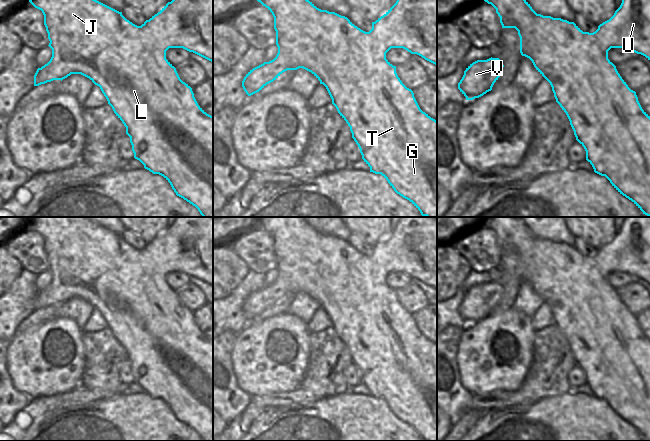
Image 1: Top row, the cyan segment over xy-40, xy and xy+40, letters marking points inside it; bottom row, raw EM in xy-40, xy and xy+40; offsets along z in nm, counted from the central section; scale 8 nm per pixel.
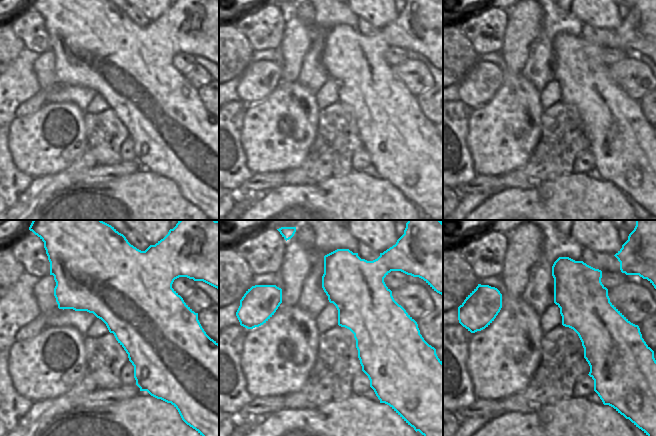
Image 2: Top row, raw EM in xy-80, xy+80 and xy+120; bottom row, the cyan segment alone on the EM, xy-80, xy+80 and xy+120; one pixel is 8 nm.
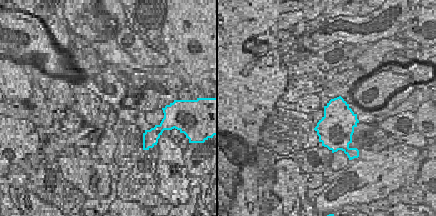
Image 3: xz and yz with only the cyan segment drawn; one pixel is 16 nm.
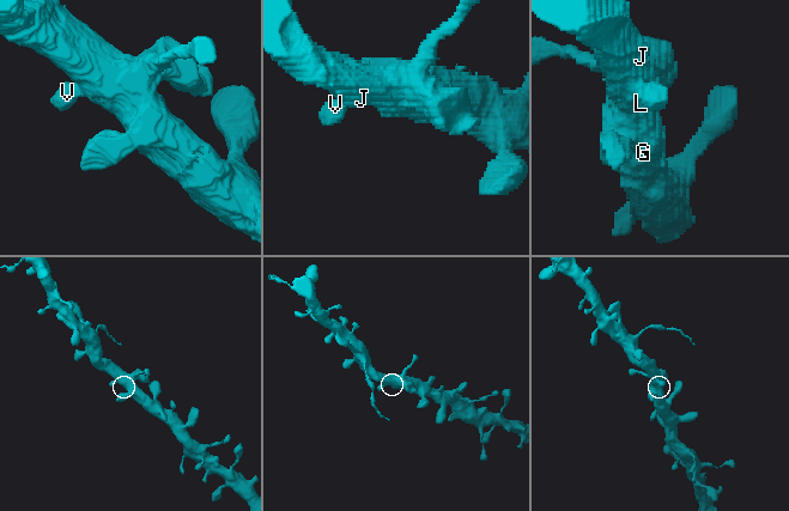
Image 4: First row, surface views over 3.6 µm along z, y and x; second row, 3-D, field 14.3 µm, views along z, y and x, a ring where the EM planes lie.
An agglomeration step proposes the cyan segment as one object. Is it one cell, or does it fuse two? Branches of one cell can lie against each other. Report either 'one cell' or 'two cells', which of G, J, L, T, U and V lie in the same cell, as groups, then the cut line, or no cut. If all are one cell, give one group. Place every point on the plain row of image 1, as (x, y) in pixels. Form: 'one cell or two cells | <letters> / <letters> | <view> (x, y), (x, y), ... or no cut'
one cell | G J L T U V | no cut

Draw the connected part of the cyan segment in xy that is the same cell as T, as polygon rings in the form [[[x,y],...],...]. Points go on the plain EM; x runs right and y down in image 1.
[[[258,217],[256,224],[265,230],[274,241],[278,277],[273,284],[264,286],[246,298],[242,305],[242,311],[246,318],[251,320],[259,316],[287,294],[303,292],[311,296],[320,305],[320,308],[326,311],[332,323],[332,328],[350,351],[352,362],[360,373],[362,383],[370,391],[370,396],[381,398],[394,415],[403,422],[409,424],[420,435],[422,440],[437,441],[437,345],[420,333],[413,315],[402,307],[396,297],[396,290],[393,290],[386,283],[386,277],[391,272],[403,272],[411,278],[417,278],[425,284],[437,289],[437,217],[401,217],[396,227],[383,240],[378,242],[375,246],[372,246],[372,253],[369,256],[361,254],[345,240],[317,232],[301,217]]]

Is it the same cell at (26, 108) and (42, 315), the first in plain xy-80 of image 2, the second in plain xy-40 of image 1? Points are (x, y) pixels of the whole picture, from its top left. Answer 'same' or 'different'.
same

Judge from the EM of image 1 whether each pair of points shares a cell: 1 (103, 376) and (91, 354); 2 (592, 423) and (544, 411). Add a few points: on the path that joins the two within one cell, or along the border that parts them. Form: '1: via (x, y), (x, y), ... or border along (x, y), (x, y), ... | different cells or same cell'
1: via (100, 371), (100, 363), (96, 359) | same cell
2: via (580, 423), (556, 423) | same cell

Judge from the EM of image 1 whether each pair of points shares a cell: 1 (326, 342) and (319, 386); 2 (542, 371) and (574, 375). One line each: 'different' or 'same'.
1: same
2: different

